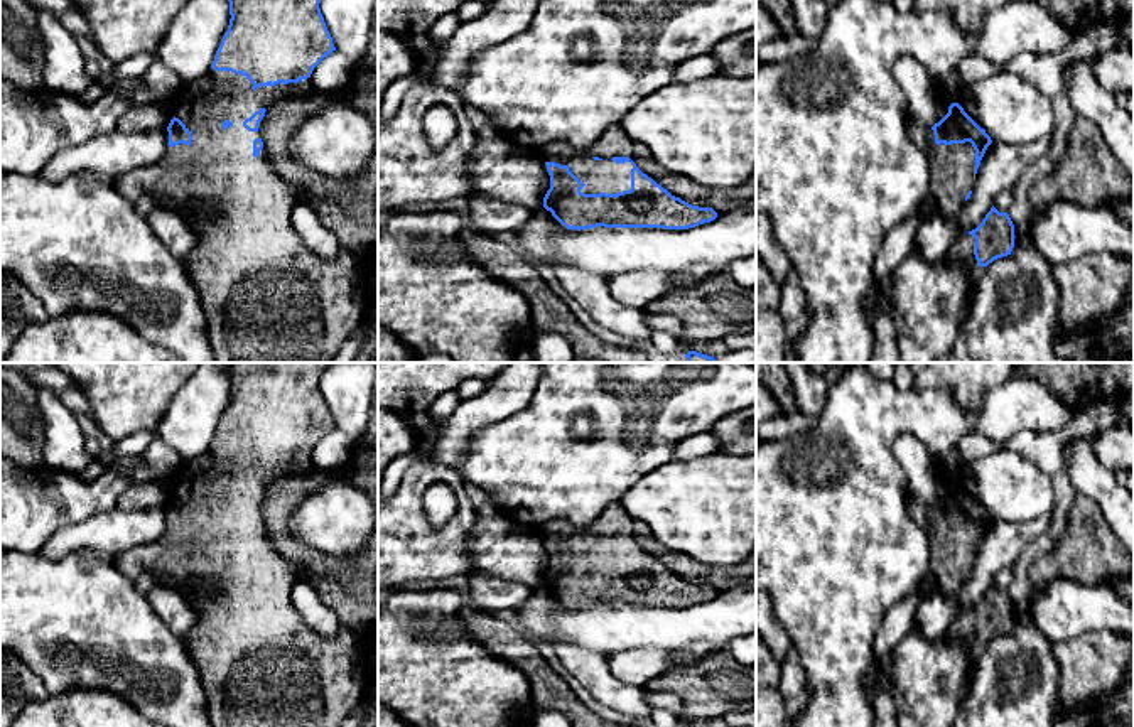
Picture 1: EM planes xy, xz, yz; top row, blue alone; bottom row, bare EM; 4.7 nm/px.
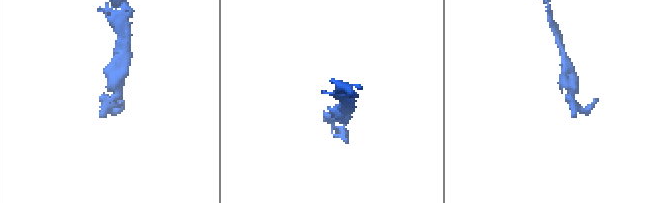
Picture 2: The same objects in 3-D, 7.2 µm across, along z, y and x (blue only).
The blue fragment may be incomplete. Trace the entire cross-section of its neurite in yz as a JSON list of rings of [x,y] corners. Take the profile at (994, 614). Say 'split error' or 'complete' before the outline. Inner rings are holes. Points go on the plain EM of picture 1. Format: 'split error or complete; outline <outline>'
split error; outline [[[992,584],[975,607],[962,612],[952,622],[943,638],[962,641],[974,633],[979,644],[987,644],[994,638],[1011,633],[1014,616],[1014,602],[1009,592],[999,590]]]

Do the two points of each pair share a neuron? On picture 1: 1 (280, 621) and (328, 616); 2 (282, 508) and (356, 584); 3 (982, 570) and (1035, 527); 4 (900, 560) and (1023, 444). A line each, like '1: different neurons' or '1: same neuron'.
1: different neurons
2: same neuron
3: same neuron
4: different neurons

